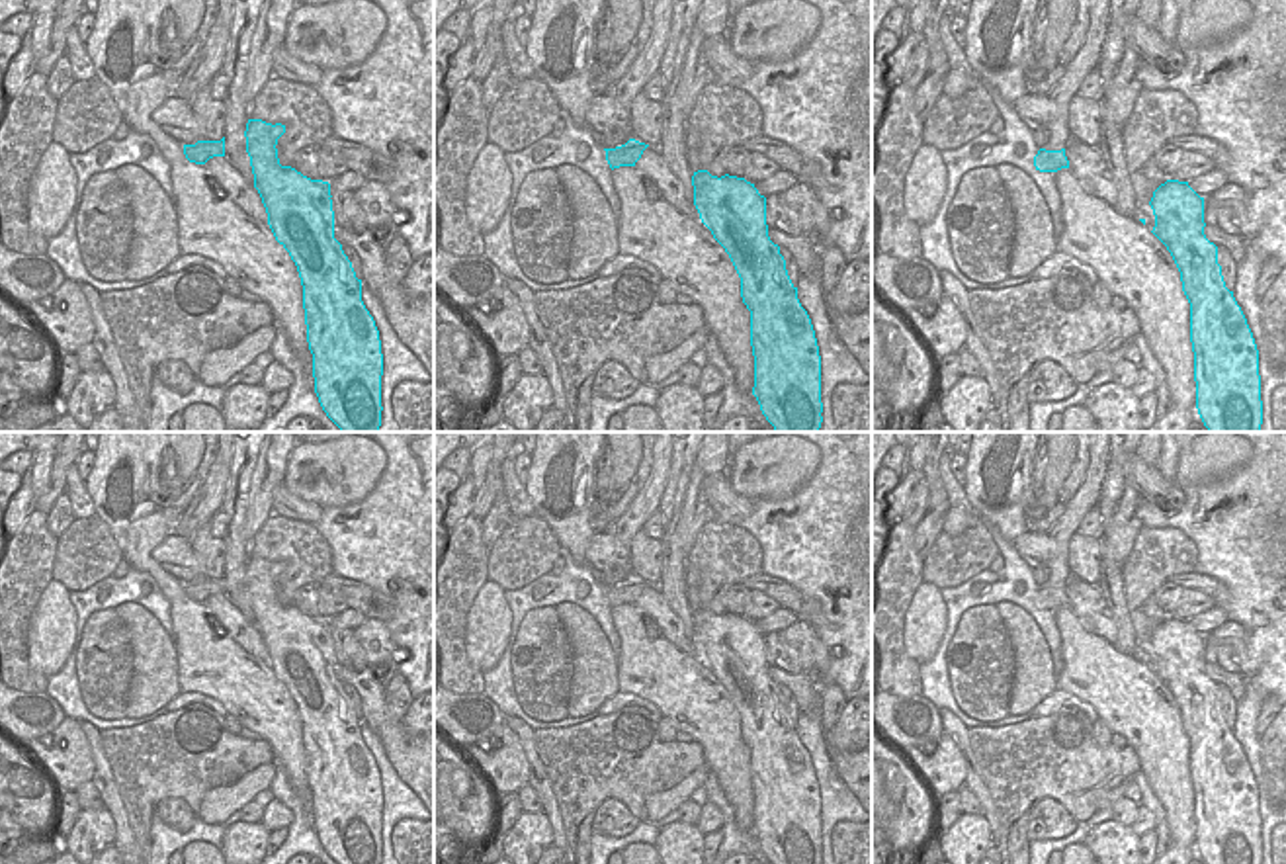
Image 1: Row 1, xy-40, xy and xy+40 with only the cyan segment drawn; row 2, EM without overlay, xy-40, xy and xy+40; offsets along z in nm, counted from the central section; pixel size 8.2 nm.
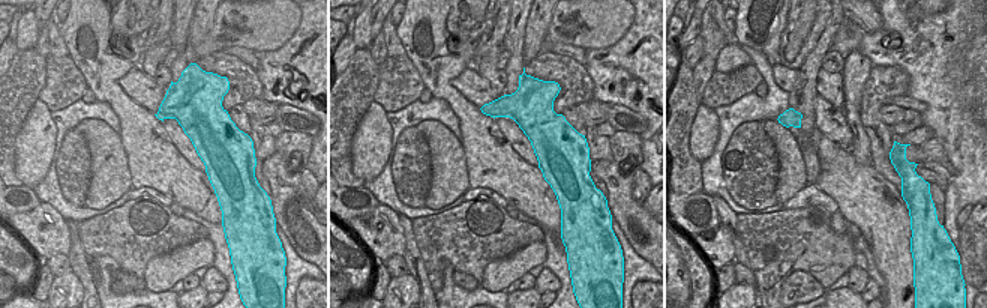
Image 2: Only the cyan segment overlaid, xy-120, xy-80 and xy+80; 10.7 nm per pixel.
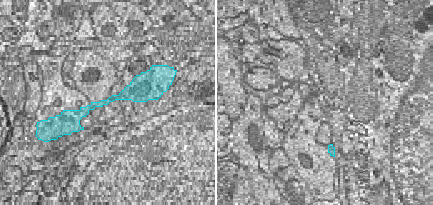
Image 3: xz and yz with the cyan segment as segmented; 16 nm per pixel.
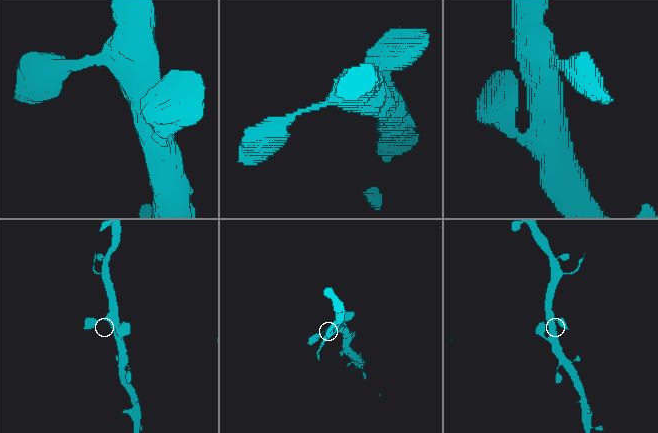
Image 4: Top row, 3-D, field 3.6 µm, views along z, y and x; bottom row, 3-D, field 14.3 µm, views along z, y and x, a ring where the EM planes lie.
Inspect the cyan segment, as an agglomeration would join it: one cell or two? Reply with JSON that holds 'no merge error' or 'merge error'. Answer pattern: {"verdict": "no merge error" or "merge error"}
{"verdict": "no merge error"}

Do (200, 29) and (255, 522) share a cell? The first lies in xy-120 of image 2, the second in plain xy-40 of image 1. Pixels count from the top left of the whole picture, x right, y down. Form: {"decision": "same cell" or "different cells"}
{"decision": "same cell"}

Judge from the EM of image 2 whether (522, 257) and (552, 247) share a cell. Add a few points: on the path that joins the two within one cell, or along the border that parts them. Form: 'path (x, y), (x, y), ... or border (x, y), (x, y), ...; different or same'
border (543, 241), (545, 262), (542, 265); different

